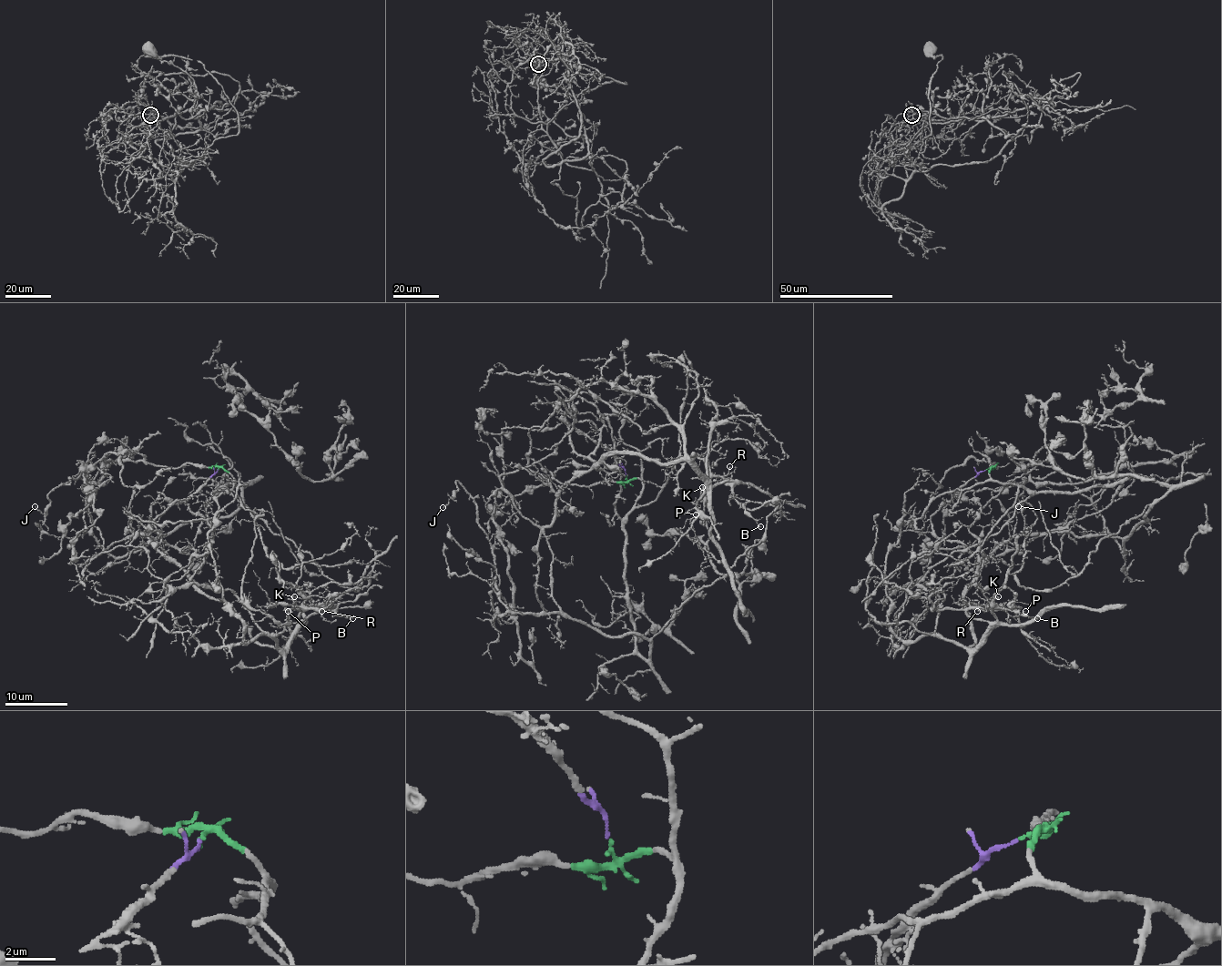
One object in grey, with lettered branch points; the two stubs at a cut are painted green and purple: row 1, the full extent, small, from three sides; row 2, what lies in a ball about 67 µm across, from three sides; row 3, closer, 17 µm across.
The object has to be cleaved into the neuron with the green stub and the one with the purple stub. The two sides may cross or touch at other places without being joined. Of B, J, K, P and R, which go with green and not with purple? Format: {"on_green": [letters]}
{"on_green": ["J"]}

